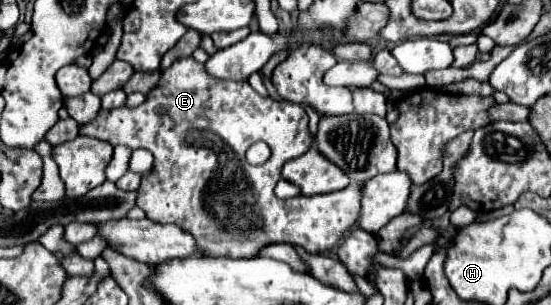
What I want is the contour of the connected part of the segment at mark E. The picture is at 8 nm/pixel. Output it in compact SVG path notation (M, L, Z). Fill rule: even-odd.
M192 56L180 58L170 68L162 70L158 84L152 92L148 92L140 106L100 110L92 122L80 126L80 134L110 142L112 146L124 144L132 150L150 150L154 154L154 166L142 176L138 206L154 222L182 226L182 230L196 238L198 246L208 256L252 258L268 242L298 244L312 254L320 254L334 248L344 234L356 226L356 218L360 216L362 184L350 184L344 190L316 196L296 196L288 200L276 198L274 186L276 176L280 176L282 170L282 160L302 156L312 146L314 136L308 130L308 114L294 102L276 102L272 98L260 96L246 80L226 82L212 78L206 74L204 64L198 64ZM260 140L270 146L272 154L264 164L252 166L246 162L244 154L254 142Z

